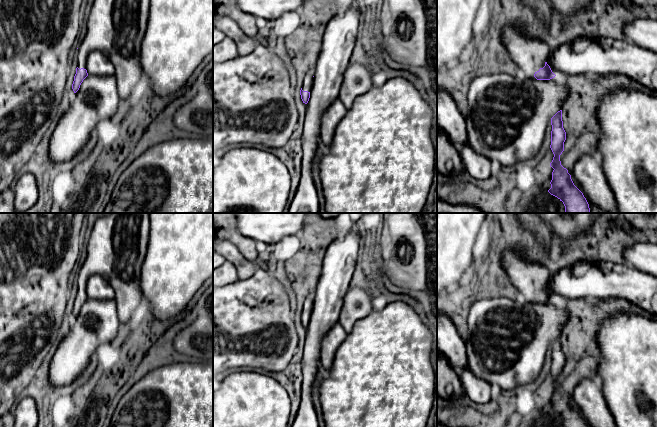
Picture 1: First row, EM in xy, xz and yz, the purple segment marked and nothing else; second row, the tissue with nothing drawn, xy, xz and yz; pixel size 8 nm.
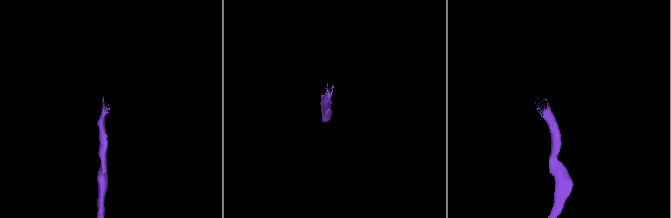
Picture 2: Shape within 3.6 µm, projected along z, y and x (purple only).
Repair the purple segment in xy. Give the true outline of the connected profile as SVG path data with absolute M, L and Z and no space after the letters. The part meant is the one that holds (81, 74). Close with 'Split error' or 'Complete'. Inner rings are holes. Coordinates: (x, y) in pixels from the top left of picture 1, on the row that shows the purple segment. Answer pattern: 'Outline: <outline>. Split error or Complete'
Outline: M94 0L86 23L85 37L79 44L76 58L78 67L72 84L76 93L88 76L87 57L92 51L106 55L115 68L117 91L120 100L129 98L133 88L143 77L140 54L147 30L150 0Z. Split error

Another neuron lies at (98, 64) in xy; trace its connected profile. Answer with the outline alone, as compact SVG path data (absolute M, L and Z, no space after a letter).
M92 51L86 62L89 76L114 76L115 68L110 59L100 51Z

